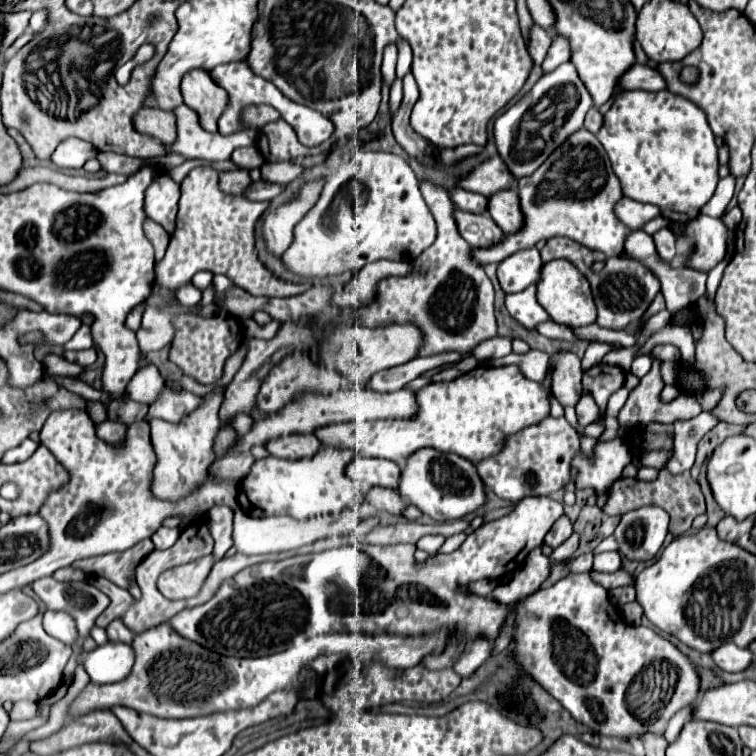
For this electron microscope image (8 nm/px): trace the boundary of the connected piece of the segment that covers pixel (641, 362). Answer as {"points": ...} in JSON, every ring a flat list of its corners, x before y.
{"points":[[636,356,634,362,632,362,632,374,642,378,644,374,648,374,650,366,652,366,652,358,650,356]]}

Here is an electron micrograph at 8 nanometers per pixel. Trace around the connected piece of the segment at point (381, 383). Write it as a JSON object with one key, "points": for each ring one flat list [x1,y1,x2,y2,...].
{"points":[[458,352,438,354,434,358,414,358,406,364,396,366,396,368,388,368,388,370,382,370,382,372,374,374,372,380,370,380,370,388,378,390,378,392,396,392,396,390,404,388,410,380,418,378,428,368,440,368,442,364,456,362,456,360,460,360]]}

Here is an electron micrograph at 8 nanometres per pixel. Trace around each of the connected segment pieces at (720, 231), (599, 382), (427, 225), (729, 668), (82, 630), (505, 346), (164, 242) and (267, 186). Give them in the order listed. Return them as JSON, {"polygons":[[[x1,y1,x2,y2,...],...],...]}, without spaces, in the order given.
{"polygons":[[[698,216,698,220,686,224,684,238,692,240,696,246,696,252,690,256,688,266,708,272,724,258,730,228,722,222,722,218]],[[598,364,584,372,582,386,584,386,584,392,590,392,594,396,600,412,606,412,606,404,612,392,624,386,624,370,620,366]],[[356,152,348,164,342,164,326,180,318,202,296,224,294,232,294,242,282,254,282,260,292,272,308,278,342,274,348,270,358,272,364,264,380,258,410,262,436,240,436,224,422,200,420,182,406,160,388,152]],[[722,644,722,648,712,650,710,656,714,664,726,672,740,672,754,660,754,654,750,650,738,648,736,644]],[[50,576,50,578,42,578,42,580,36,580,36,582,32,584,32,588,34,588,36,596,46,604,48,610,64,610,64,612,68,612,68,614,76,620,78,640,74,642,74,648,72,648,74,652,72,652,72,658,70,658,70,662,68,662,68,666,66,666,66,674,72,676,74,670,76,670,76,658,78,658,78,654,82,652,82,644,84,644,84,640,90,636,90,630,94,628,96,618,110,606,110,598,108,598,104,592,100,592,96,586,88,584,88,582,58,582,58,580,54,580,52,576]],[[496,336,496,338,490,338,490,340,482,342,482,344,478,344,472,350,472,356,476,360,492,360,492,358,508,356,510,352,512,352,512,340,504,338,504,336]],[[150,218,144,222,144,232,146,232,148,240,154,244,154,250,156,250,156,262,160,262,160,260,164,258,164,252,166,252,166,246,168,246,170,236,166,234,166,230,164,230,160,224,156,224,156,222,150,220]],[[260,180,260,182,254,182,246,192,244,196,250,198,250,200,272,200,274,196,282,194,284,192,284,186,282,184,272,184,272,182,266,182,266,180]]]}

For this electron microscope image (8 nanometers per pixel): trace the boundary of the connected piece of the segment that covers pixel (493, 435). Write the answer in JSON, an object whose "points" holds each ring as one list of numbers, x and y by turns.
{"points":[[478,366,456,380,450,382,432,382,418,390,416,404,418,414,406,420,376,420,364,434,364,442,360,448,362,456,372,458,388,458,400,466,406,464,406,460,418,450,418,448,436,448,442,452,458,454,470,462,486,460,486,456,496,456,502,452,506,436,512,436,532,424,542,422,550,416,550,398,552,398,552,372,554,368,548,366,546,378,542,382,528,380,518,366]]}

